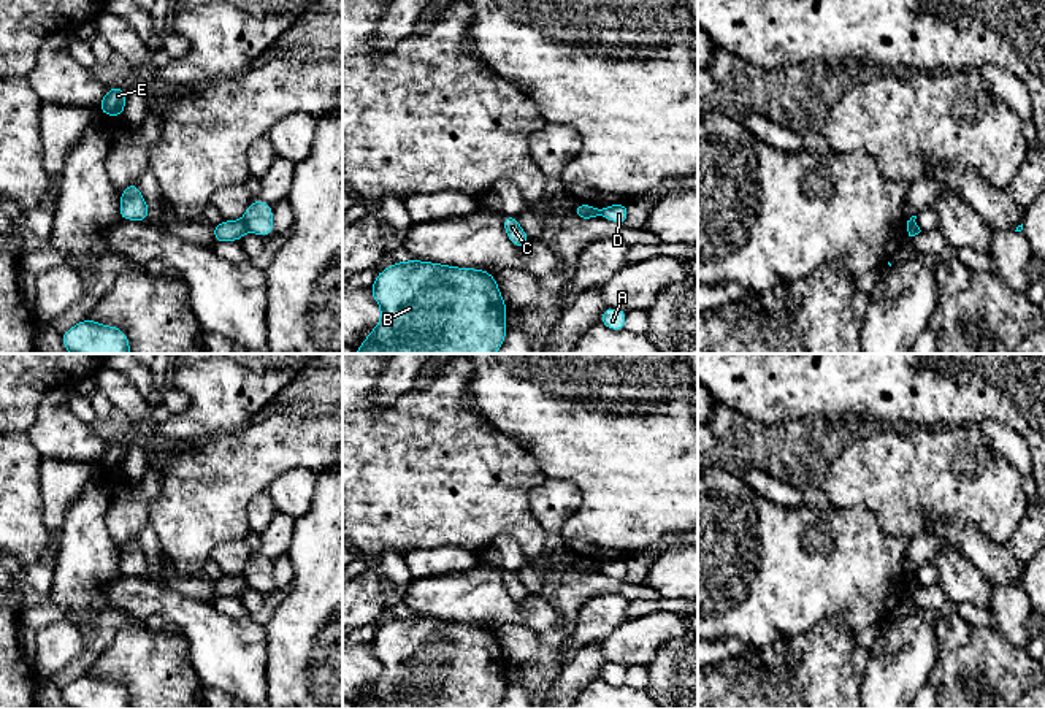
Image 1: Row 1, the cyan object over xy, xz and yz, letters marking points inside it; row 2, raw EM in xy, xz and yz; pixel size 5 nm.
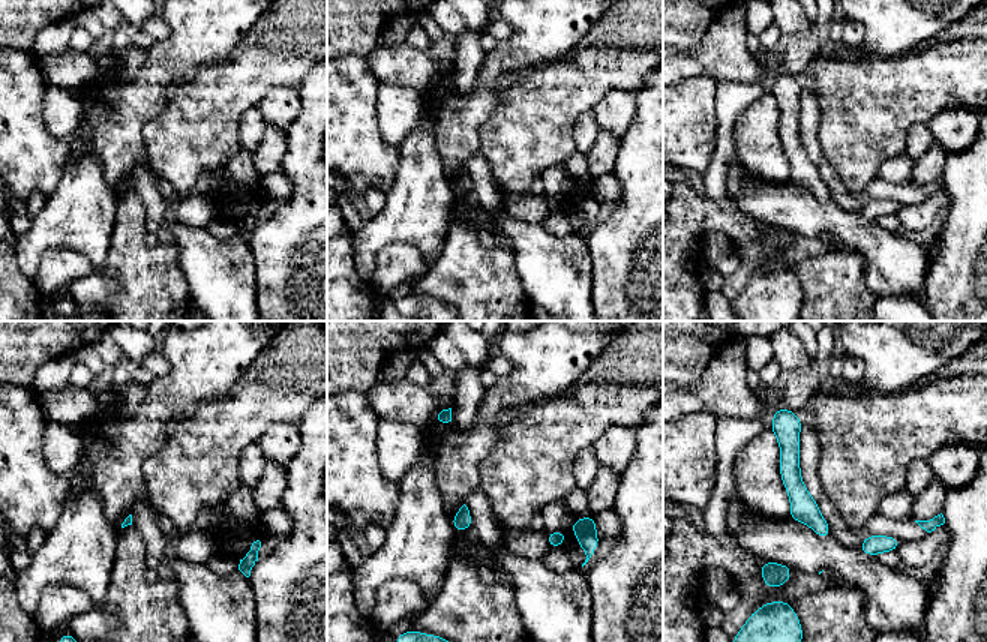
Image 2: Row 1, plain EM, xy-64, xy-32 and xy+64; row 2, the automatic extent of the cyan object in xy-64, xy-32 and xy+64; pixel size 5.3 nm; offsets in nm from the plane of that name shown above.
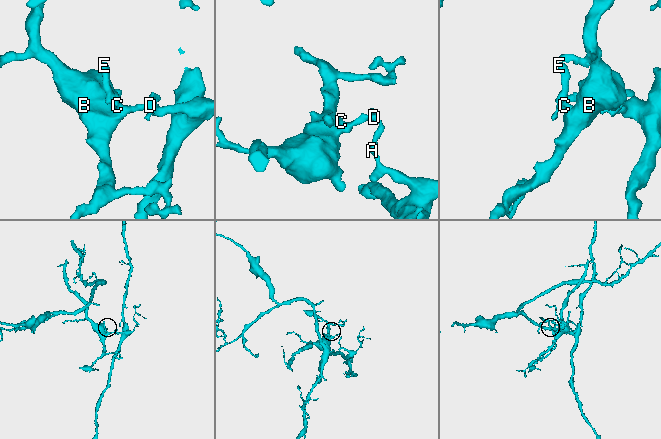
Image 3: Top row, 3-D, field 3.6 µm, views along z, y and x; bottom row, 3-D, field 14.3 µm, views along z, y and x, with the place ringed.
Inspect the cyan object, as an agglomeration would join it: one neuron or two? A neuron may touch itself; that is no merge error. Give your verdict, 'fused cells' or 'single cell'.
fused cells

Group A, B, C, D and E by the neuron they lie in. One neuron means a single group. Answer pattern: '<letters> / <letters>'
A D / B C E

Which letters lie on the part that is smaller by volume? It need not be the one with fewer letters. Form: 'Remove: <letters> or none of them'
Remove: B, C, E

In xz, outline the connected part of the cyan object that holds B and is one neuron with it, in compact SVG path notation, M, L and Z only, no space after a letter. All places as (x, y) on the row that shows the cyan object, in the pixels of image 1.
M395 262L369 287L381 306L381 322L357 354L495 354L506 339L507 306L495 274L442 263Z

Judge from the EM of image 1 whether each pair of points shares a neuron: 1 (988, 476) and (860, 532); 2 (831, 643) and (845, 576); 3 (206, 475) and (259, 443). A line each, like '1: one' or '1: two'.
1: two
2: two
3: one

